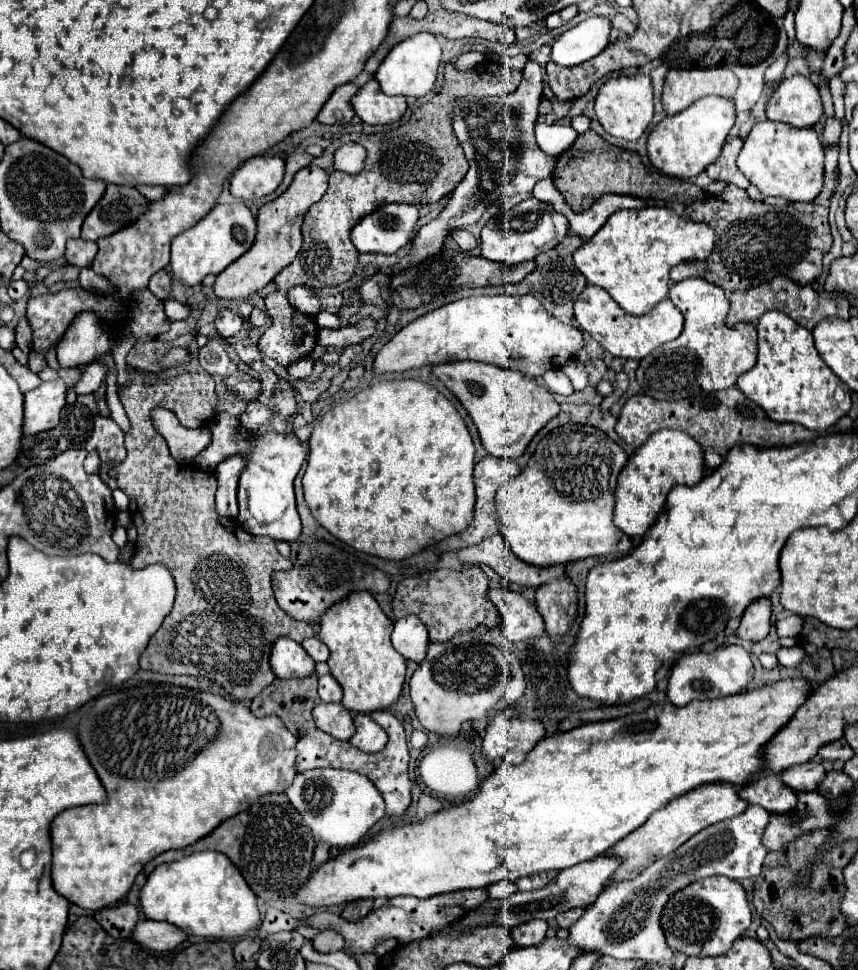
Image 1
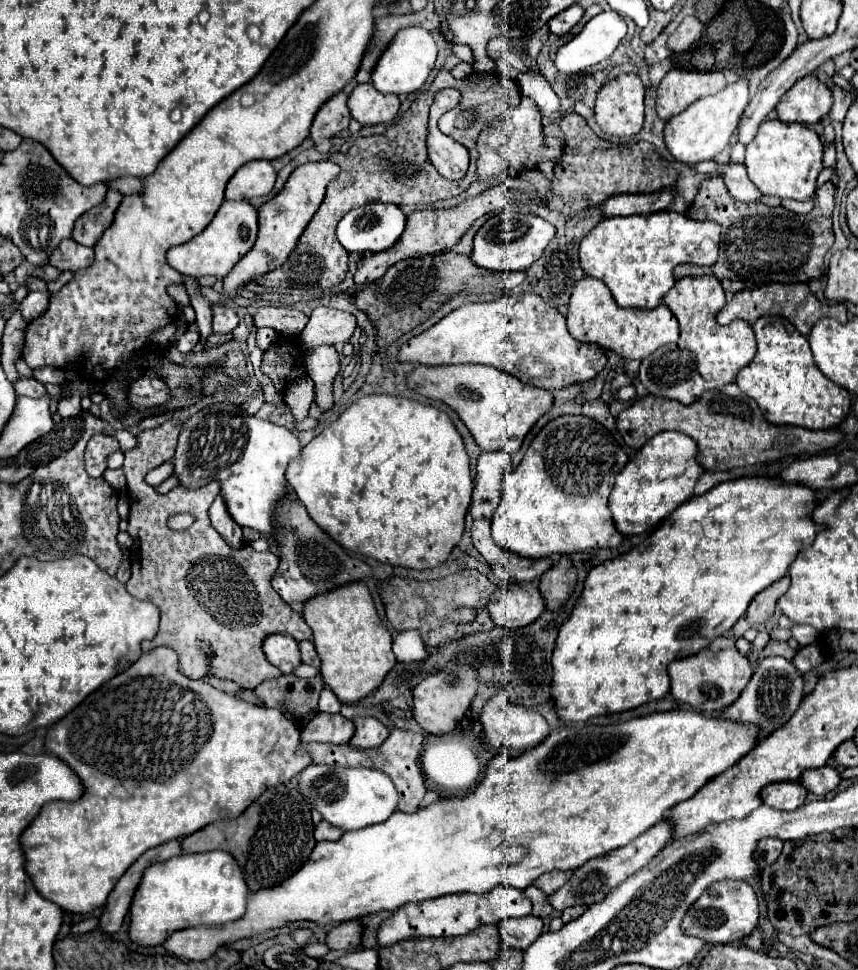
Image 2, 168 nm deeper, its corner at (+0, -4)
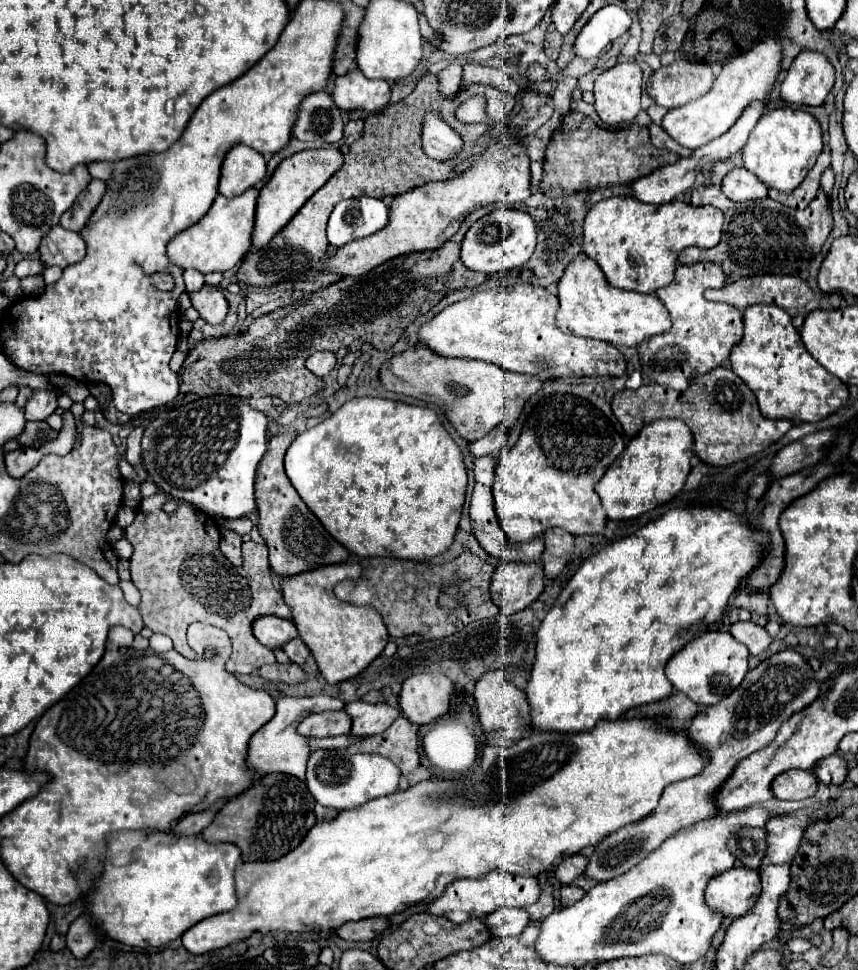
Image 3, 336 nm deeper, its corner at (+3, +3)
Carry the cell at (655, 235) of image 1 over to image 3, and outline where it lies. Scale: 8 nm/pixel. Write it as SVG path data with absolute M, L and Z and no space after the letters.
M612 197L598 201L584 221L582 251L594 259L608 283L618 289L654 293L674 279L678 253L686 247L716 247L722 233L724 215L714 205L694 207L686 201L662 205L642 203L636 197Z

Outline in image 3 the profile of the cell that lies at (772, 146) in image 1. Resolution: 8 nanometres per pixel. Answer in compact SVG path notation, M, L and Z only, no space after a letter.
M792 107L774 109L764 113L752 129L748 143L742 149L744 167L754 173L764 185L790 193L804 181L808 171L814 167L822 147L822 127L814 115Z

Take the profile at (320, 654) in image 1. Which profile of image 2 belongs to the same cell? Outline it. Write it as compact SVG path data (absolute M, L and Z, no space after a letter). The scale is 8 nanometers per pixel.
M303 640L299 642L299 648L301 648L301 658L303 658L303 664L311 664L315 668L321 666L321 660L317 656L317 650L315 650L315 644L309 642L309 640Z

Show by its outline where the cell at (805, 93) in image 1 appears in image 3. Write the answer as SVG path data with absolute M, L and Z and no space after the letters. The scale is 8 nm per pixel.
M802 49L780 87L780 97L792 105L824 105L834 87L834 67L824 53Z

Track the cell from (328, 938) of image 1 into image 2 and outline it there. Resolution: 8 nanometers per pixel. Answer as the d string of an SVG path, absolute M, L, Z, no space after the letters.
M349 920L349 922L343 922L339 926L335 926L333 930L329 930L327 938L325 938L325 944L329 946L329 950L355 950L359 946L359 940L361 940L361 924L357 920Z

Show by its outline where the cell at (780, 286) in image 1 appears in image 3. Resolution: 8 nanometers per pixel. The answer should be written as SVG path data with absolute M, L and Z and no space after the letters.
M756 275L756 277L744 277L740 281L724 285L722 289L706 289L704 297L708 301L720 301L720 303L734 305L738 311L744 311L748 305L754 305L754 303L778 305L778 307L782 307L784 311L790 313L792 323L794 323L796 329L802 327L802 323L804 323L804 319L806 319L806 315L810 311L822 307L822 299L824 299L822 293L814 293L808 287L808 283L802 277L796 277L796 275Z

